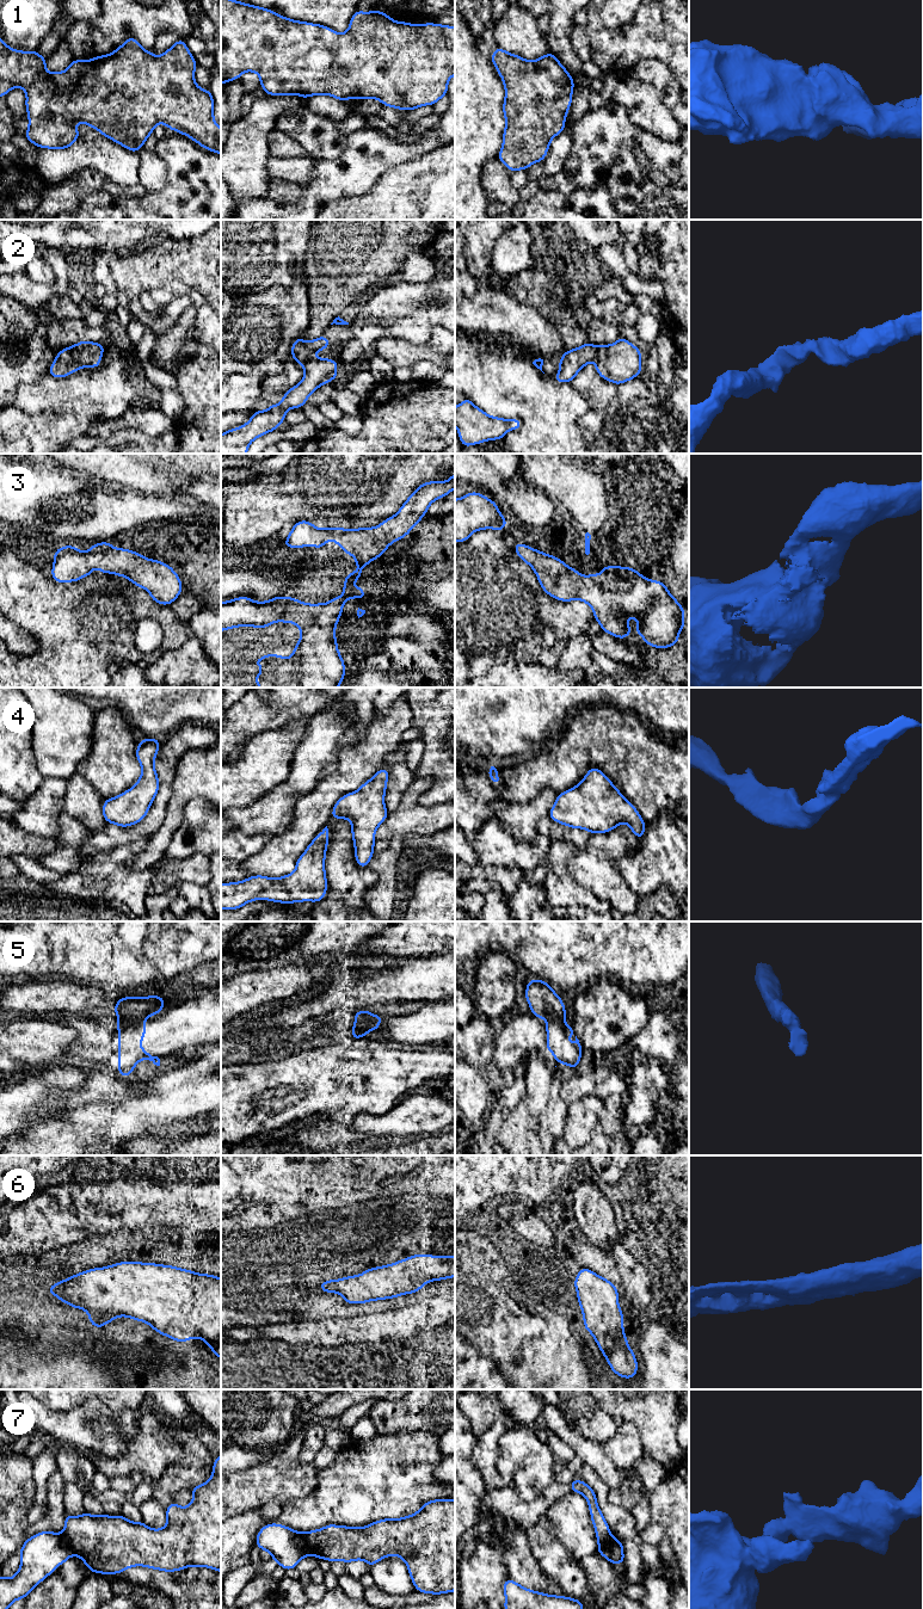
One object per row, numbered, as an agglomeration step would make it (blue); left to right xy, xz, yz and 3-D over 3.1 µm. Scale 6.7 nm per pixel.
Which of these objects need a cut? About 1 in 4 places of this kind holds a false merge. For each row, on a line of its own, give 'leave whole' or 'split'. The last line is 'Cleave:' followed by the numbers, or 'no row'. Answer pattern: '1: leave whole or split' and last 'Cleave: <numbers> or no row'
1: leave whole
2: leave whole
3: leave whole
4: leave whole
5: split
6: leave whole
7: split
Cleave: 5, 7

